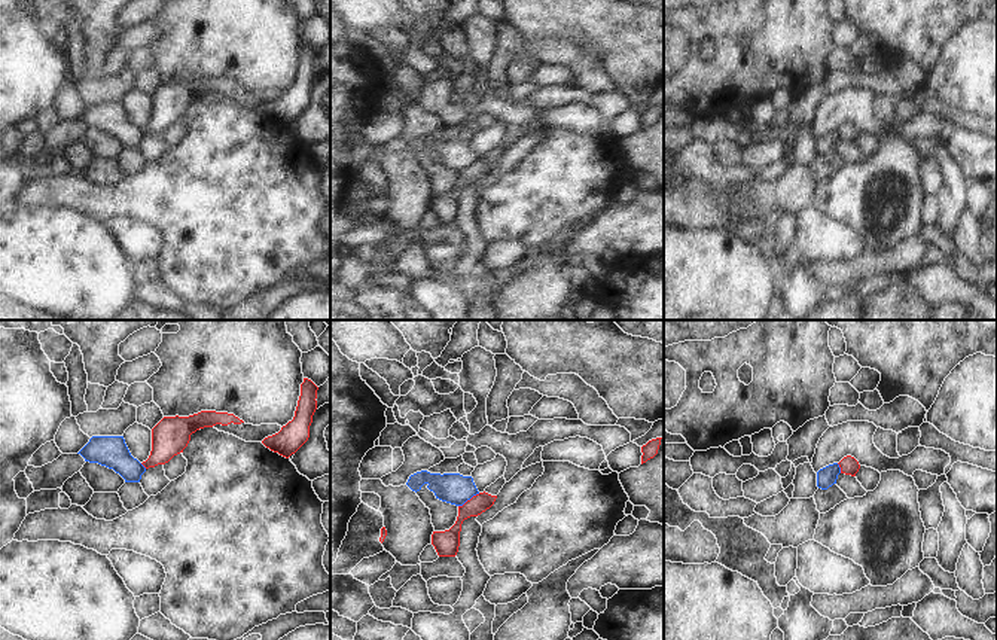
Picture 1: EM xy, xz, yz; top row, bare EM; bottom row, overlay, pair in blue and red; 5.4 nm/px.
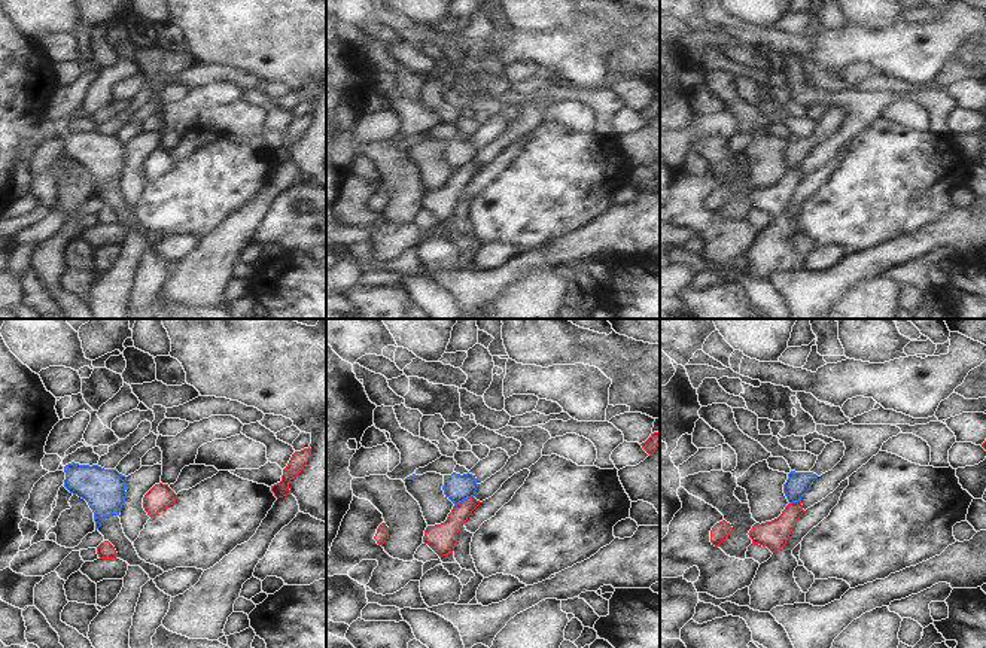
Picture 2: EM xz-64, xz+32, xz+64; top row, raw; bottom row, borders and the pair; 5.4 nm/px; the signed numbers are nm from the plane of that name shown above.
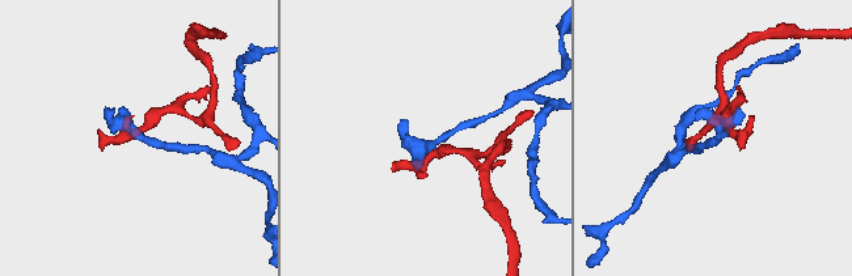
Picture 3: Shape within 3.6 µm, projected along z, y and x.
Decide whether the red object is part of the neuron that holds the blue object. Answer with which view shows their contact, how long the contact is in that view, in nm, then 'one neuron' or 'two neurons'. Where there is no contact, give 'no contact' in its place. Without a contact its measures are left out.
contact in xz; length 140 nm; two neurons

